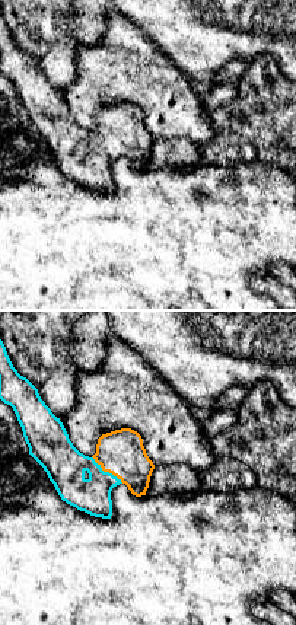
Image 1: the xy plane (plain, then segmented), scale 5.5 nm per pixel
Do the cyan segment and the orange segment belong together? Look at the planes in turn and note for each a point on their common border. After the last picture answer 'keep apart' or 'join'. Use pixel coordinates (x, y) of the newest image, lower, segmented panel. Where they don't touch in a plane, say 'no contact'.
(107, 472)

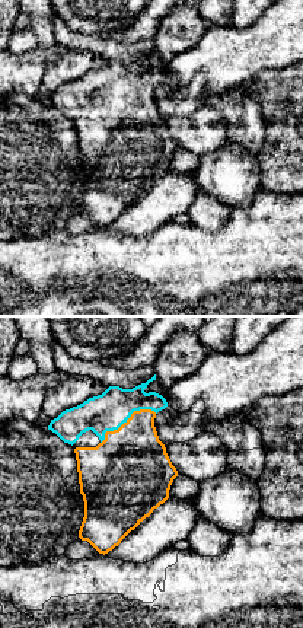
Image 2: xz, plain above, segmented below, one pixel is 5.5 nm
(126, 420)

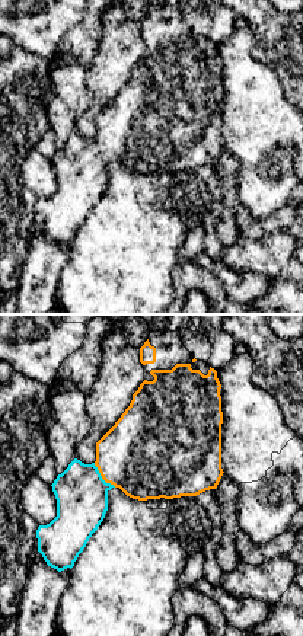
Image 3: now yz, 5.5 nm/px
(101, 478)

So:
join

